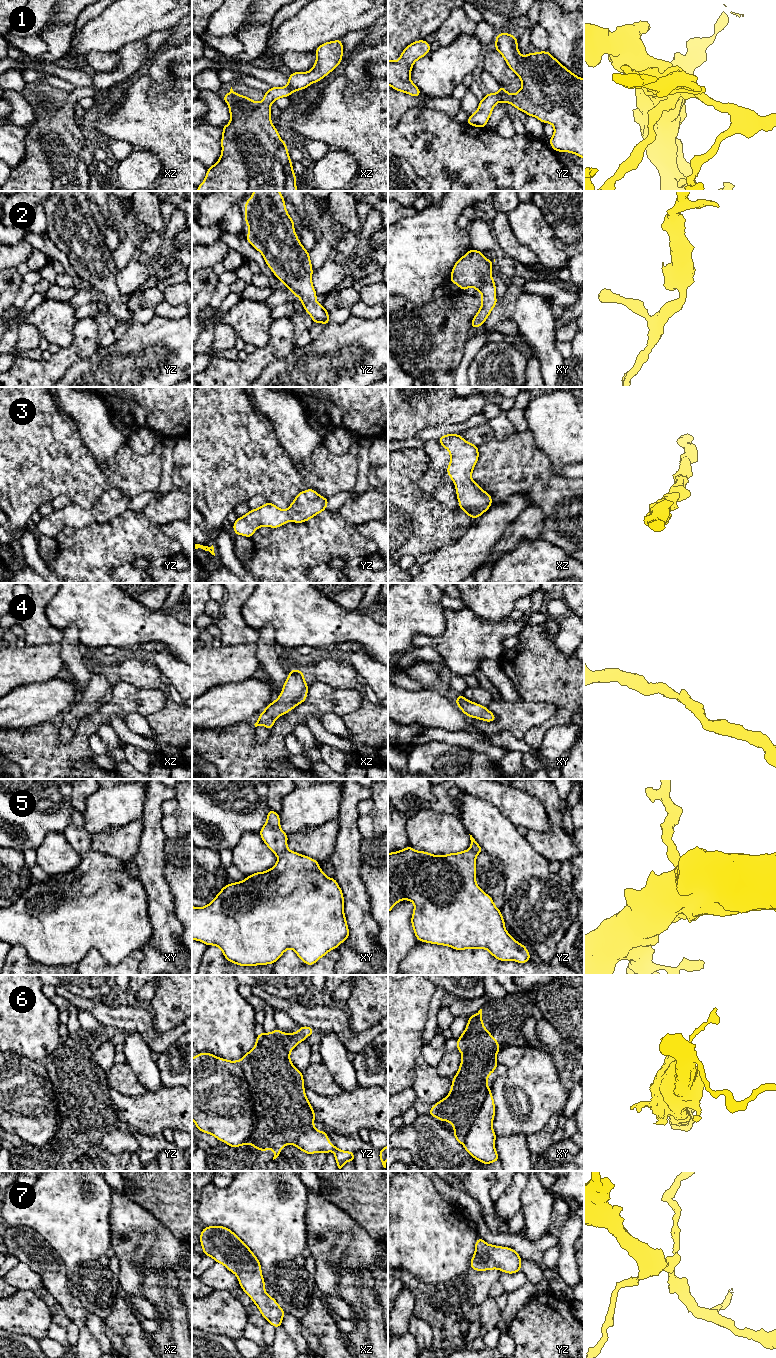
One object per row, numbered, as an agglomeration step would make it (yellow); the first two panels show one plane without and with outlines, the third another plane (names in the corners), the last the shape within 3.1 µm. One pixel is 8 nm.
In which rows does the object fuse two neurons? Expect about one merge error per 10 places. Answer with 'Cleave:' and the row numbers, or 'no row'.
Cleave: no row

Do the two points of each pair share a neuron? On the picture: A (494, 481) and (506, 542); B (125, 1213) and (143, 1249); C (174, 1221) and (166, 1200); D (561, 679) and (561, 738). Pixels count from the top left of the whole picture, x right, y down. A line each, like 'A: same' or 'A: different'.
A: different
B: same
C: same
D: different

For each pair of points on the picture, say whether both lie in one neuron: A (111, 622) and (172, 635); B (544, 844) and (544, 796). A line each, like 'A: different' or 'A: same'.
A: same
B: same

